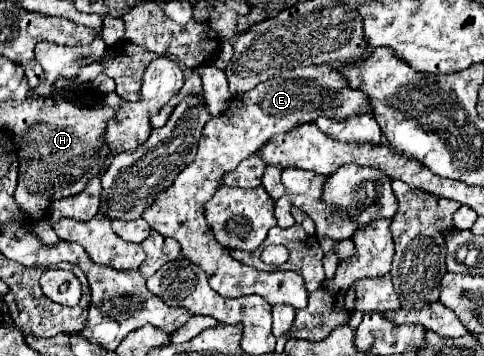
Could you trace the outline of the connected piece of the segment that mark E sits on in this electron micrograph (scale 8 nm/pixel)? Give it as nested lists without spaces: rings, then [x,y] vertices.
[[[322,64],[280,72],[274,78],[258,84],[250,92],[234,96],[230,102],[232,104],[226,108],[226,112],[206,122],[196,158],[178,174],[178,178],[166,192],[158,194],[158,198],[142,214],[142,218],[160,234],[178,240],[182,246],[182,256],[198,264],[206,272],[210,286],[220,296],[238,298],[246,294],[258,294],[270,306],[288,304],[294,308],[306,308],[308,290],[304,286],[304,278],[292,270],[258,272],[256,268],[234,260],[230,252],[222,248],[218,240],[214,240],[204,216],[204,204],[222,186],[222,176],[226,172],[232,172],[242,160],[250,158],[270,136],[290,132],[298,124],[314,122],[318,116],[346,120],[348,116],[366,114],[370,112],[370,100],[366,100],[366,94],[358,92],[358,88],[350,88],[350,84],[342,80],[342,72]]]

